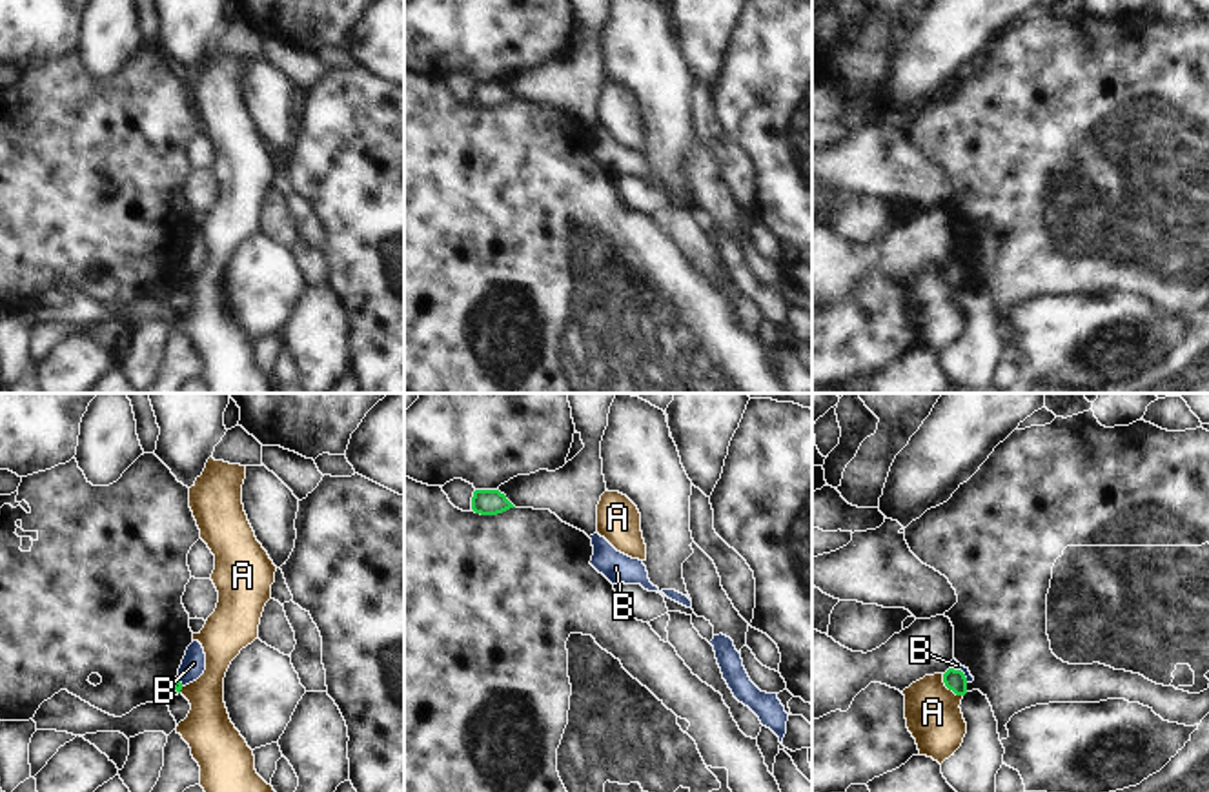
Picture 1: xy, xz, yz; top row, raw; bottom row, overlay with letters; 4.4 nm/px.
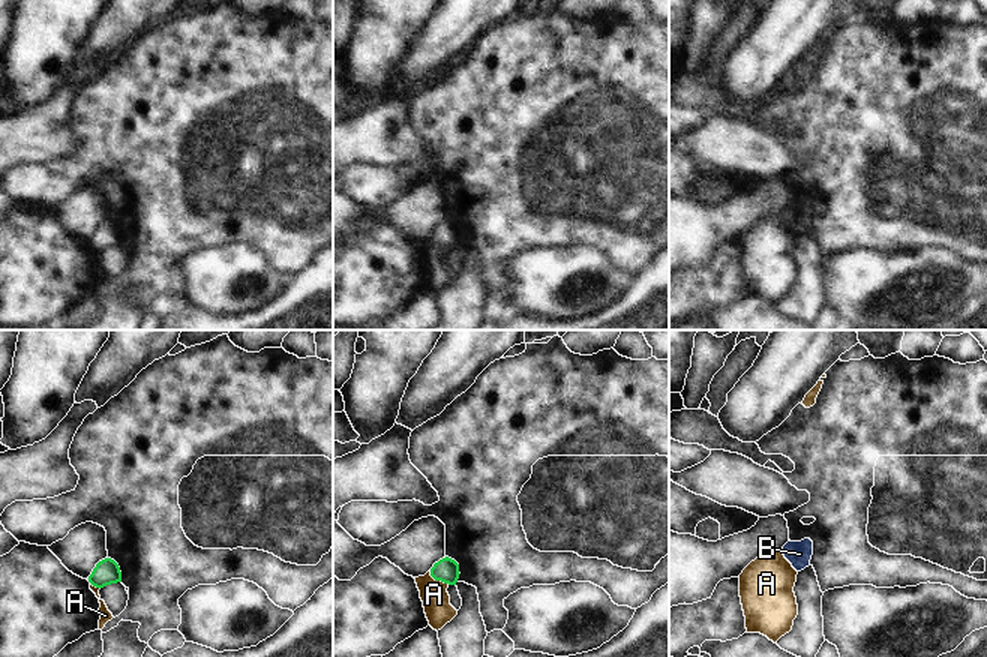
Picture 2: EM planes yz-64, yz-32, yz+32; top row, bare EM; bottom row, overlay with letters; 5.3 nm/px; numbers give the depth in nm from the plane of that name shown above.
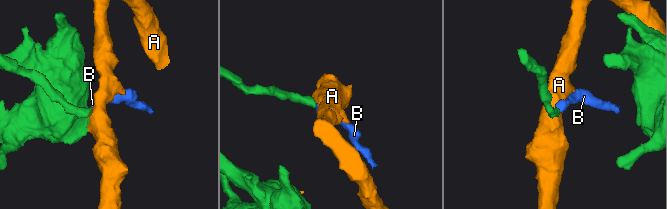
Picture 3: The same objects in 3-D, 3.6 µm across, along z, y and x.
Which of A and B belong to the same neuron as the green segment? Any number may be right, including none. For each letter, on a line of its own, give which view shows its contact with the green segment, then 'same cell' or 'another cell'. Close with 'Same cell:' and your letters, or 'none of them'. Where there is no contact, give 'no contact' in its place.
A: meets green in yz; another cell
B: meets green in yz; another cell
Same cell: none of them

